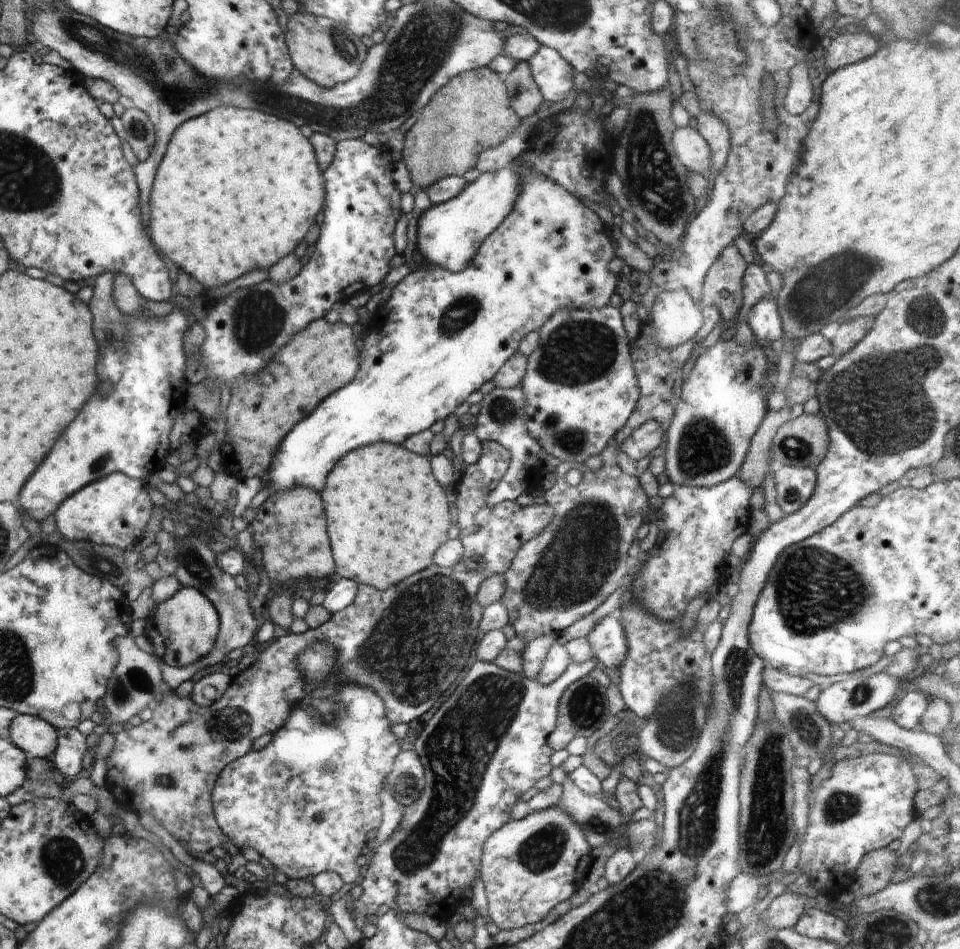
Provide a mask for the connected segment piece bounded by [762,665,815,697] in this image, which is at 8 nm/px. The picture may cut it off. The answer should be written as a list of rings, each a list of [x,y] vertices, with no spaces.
[[[766,665],[762,674],[763,684],[775,693],[804,697],[806,692],[815,685],[810,679],[803,678],[800,675],[791,675],[772,666]]]

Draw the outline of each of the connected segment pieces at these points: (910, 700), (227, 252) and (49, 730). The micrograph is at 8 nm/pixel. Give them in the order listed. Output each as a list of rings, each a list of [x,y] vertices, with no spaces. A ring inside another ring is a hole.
[[[912,687],[904,698],[896,704],[891,718],[900,728],[920,731],[920,720],[926,712],[929,701],[930,698],[927,695]]]
[[[220,107],[174,130],[150,194],[151,241],[206,289],[218,289],[254,270],[268,270],[304,240],[324,206],[325,188],[312,143],[300,128],[259,109]]]
[[[17,714],[10,725],[12,742],[28,753],[28,756],[48,758],[56,750],[56,736],[54,726],[42,718],[26,714]]]

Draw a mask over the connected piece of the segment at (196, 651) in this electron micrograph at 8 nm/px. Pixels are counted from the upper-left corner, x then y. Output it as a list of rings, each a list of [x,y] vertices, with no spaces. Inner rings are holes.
[[[181,586],[172,598],[156,605],[151,617],[159,631],[156,638],[150,639],[156,656],[169,666],[184,667],[210,654],[218,635],[220,619],[205,594],[196,588]]]

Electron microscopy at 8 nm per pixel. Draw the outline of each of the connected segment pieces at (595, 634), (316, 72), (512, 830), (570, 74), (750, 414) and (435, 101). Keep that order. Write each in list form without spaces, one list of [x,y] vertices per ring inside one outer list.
[[[613,613],[604,616],[586,636],[586,640],[599,665],[615,675],[628,650],[628,642],[618,615]]]
[[[297,11],[288,17],[284,32],[292,65],[321,87],[330,88],[351,81],[367,55],[368,48],[348,26],[326,17]]]
[[[558,804],[546,810],[531,812],[520,820],[510,820],[493,832],[484,842],[480,878],[484,883],[489,913],[488,922],[494,922],[501,931],[524,928],[547,917],[557,904],[567,901],[582,887],[597,852],[586,842],[582,828]]]
[[[541,45],[527,60],[544,101],[562,102],[574,88],[574,68],[553,48]]]
[[[733,339],[718,341],[696,358],[688,378],[682,384],[680,402],[666,433],[666,448],[662,458],[666,462],[665,472],[669,482],[676,486],[712,488],[739,473],[752,437],[769,411],[767,400],[764,398],[768,363],[764,349],[756,340],[752,346],[740,346]]]
[[[488,65],[478,68],[478,70],[475,69],[460,76],[455,76],[452,79],[452,84],[448,82],[444,88],[440,88],[434,94],[434,98],[421,109],[419,118],[420,120],[417,119],[406,133],[402,160],[404,164],[407,164],[414,189],[424,191],[430,188],[435,180],[440,180],[450,175],[463,177],[470,168],[476,168],[478,156],[484,150],[502,144],[504,138],[514,134],[514,130],[522,122],[522,118],[511,107],[505,82],[500,80],[498,73],[491,70]]]

